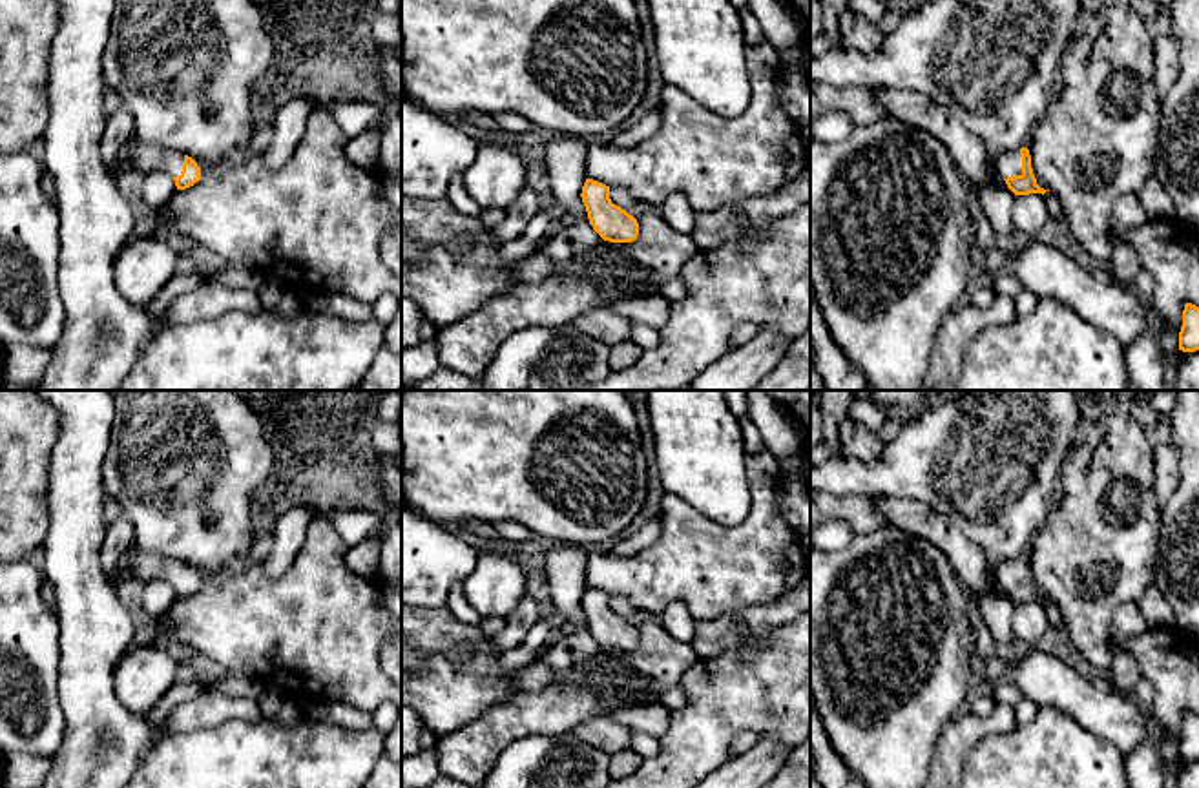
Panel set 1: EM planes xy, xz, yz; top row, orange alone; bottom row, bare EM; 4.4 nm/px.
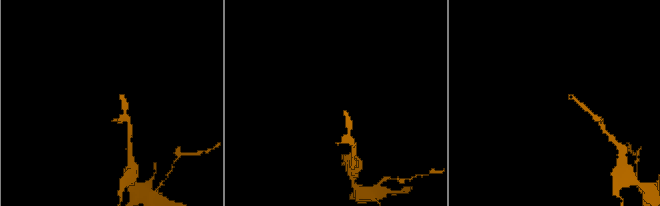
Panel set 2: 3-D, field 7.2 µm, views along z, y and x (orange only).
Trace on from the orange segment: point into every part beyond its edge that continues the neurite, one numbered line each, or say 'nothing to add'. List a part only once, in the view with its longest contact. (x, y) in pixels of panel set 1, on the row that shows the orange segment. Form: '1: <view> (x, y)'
1: yz (1010, 163)

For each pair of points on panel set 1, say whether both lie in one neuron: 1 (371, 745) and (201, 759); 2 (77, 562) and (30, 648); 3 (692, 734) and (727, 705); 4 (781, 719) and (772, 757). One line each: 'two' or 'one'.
1: one
2: two
3: one
4: two

